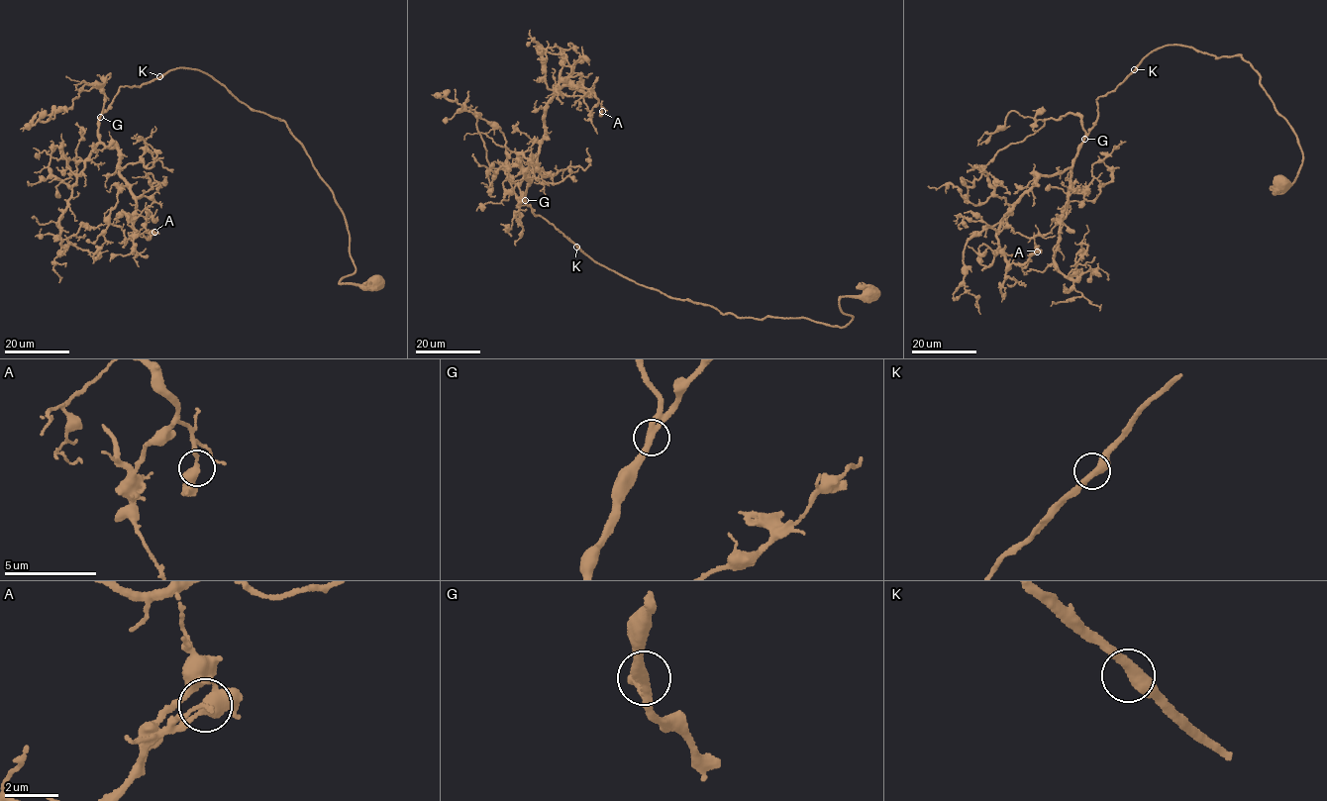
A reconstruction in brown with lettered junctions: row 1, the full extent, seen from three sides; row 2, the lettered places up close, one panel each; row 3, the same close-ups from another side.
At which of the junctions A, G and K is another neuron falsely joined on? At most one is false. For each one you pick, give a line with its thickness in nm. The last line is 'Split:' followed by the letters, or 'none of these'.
Split: none of these

